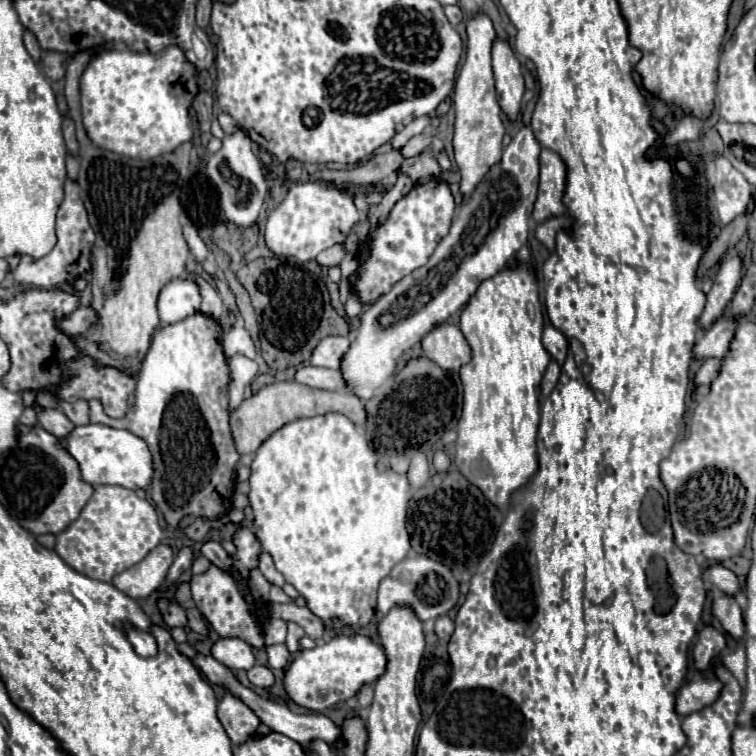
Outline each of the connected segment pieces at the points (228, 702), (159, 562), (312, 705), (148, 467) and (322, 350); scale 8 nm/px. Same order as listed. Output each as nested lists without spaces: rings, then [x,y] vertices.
[[[225,693],[223,701],[219,703],[217,715],[233,745],[241,745],[243,741],[247,741],[247,737],[253,737],[255,729],[261,723],[259,717],[231,693]]]
[[[161,543],[155,549],[151,549],[151,553],[143,561],[139,561],[139,565],[133,565],[131,569],[115,575],[113,585],[133,599],[145,599],[161,587],[171,563],[173,549],[171,545]]]
[[[341,633],[323,645],[317,645],[313,649],[301,649],[285,669],[283,687],[287,697],[297,705],[311,711],[323,711],[353,697],[361,685],[375,683],[383,675],[385,663],[387,657],[381,645],[373,643],[365,635]]]
[[[81,425],[75,427],[67,439],[63,439],[67,451],[77,459],[83,481],[91,485],[123,485],[125,489],[147,489],[151,483],[153,461],[147,443],[135,437],[131,431],[113,429],[105,425]]]
[[[325,337],[319,341],[311,355],[311,365],[327,367],[327,369],[339,369],[339,359],[349,349],[351,339],[349,337]]]

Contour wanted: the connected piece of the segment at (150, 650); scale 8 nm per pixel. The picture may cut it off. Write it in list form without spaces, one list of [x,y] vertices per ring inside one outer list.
[[[127,627],[127,635],[129,635],[129,641],[131,641],[133,649],[137,651],[137,655],[153,657],[157,653],[157,643],[151,633],[141,633],[135,627]]]

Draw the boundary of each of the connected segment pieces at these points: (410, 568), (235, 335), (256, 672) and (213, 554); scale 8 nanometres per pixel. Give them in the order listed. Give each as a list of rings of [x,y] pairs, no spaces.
[[[415,555],[395,565],[393,571],[379,583],[377,611],[385,615],[393,605],[411,605],[415,613],[419,615],[419,619],[427,621],[427,619],[435,619],[447,613],[457,603],[457,599],[459,599],[459,583],[453,577],[451,569],[429,557]]]
[[[233,327],[223,341],[225,347],[225,355],[235,355],[235,353],[243,353],[251,359],[255,359],[257,351],[255,351],[255,343],[251,339],[251,335],[243,329],[243,327]]]
[[[261,665],[251,667],[251,669],[247,671],[247,677],[249,677],[249,681],[251,681],[255,687],[271,687],[273,681],[275,681],[271,669],[269,669],[269,667],[261,667]]]
[[[205,541],[201,545],[201,553],[217,567],[223,567],[223,569],[229,569],[231,567],[231,557],[229,553],[217,543],[217,541]]]

